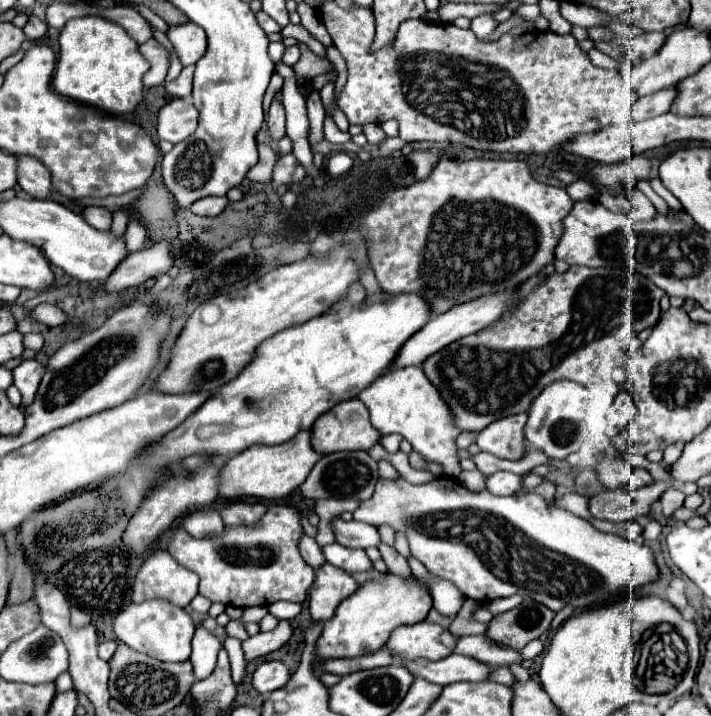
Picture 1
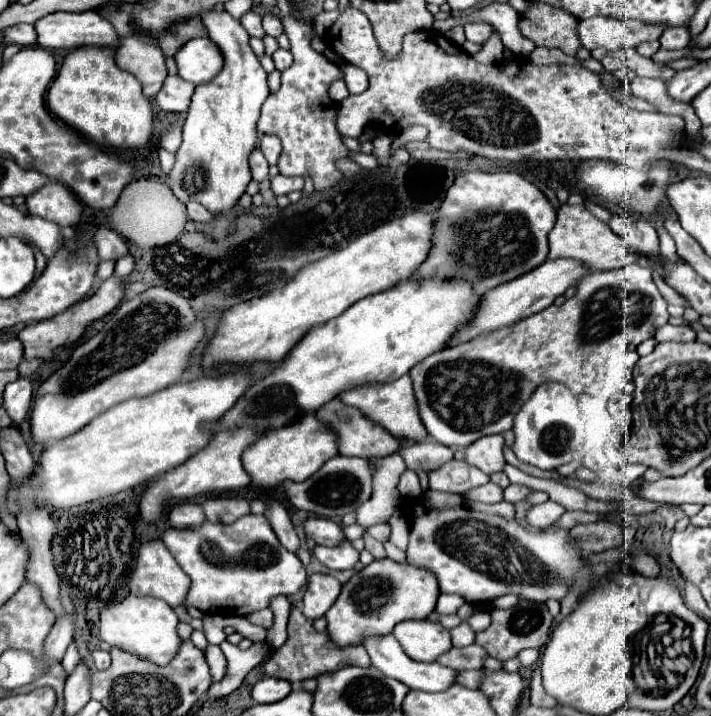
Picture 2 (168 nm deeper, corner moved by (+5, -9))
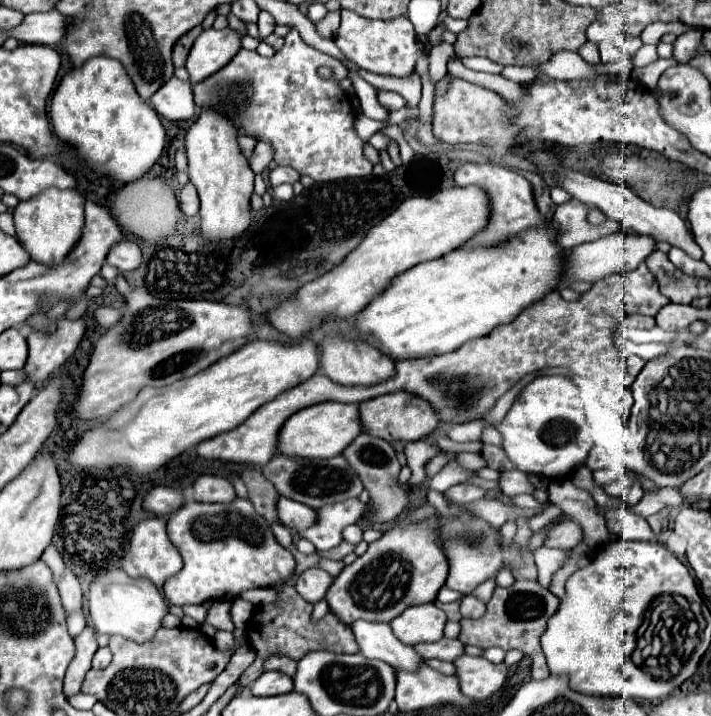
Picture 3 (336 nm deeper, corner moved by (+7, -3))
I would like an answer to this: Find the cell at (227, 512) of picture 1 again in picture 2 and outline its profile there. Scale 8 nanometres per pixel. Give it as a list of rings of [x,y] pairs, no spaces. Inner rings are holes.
[[[211,497],[205,499],[203,511],[211,523],[233,523],[235,519],[251,513],[249,503],[241,497]]]

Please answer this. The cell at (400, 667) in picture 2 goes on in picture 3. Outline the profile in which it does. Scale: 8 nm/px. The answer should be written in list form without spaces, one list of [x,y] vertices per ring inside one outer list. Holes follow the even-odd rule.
[[[355,621],[351,625],[355,639],[361,647],[361,655],[369,659],[385,661],[395,669],[411,671],[419,669],[425,663],[423,657],[417,657],[415,649],[403,645],[391,631],[389,623],[369,623],[369,621]]]

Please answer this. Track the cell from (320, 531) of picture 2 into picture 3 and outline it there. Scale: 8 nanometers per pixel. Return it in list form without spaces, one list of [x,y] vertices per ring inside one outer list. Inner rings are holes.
[[[281,497],[277,501],[277,515],[279,515],[279,521],[285,527],[289,527],[297,533],[301,533],[301,531],[309,529],[309,525],[317,523],[315,509],[305,507],[299,501],[291,501],[291,499],[285,499],[285,497]]]

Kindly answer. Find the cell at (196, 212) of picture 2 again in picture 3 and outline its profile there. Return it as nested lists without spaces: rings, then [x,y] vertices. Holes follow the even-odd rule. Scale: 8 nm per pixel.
[[[185,185],[181,189],[179,205],[181,205],[181,211],[185,215],[197,215],[199,213],[199,197],[197,197],[197,191],[193,185]]]

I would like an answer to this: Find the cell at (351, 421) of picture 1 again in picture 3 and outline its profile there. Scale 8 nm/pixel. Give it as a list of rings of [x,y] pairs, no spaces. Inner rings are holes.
[[[389,393],[389,395],[373,397],[369,401],[361,401],[359,417],[361,417],[363,433],[373,433],[373,437],[381,437],[389,443],[425,439],[437,427],[437,415],[433,407],[427,401],[409,393]]]

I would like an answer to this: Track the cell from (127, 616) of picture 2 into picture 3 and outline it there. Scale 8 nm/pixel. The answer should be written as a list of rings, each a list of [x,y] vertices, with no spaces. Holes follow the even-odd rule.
[[[121,569],[107,571],[99,575],[89,589],[89,613],[93,627],[99,633],[119,635],[135,643],[151,641],[151,637],[161,629],[163,617],[169,613],[163,593],[147,579],[131,579]]]

